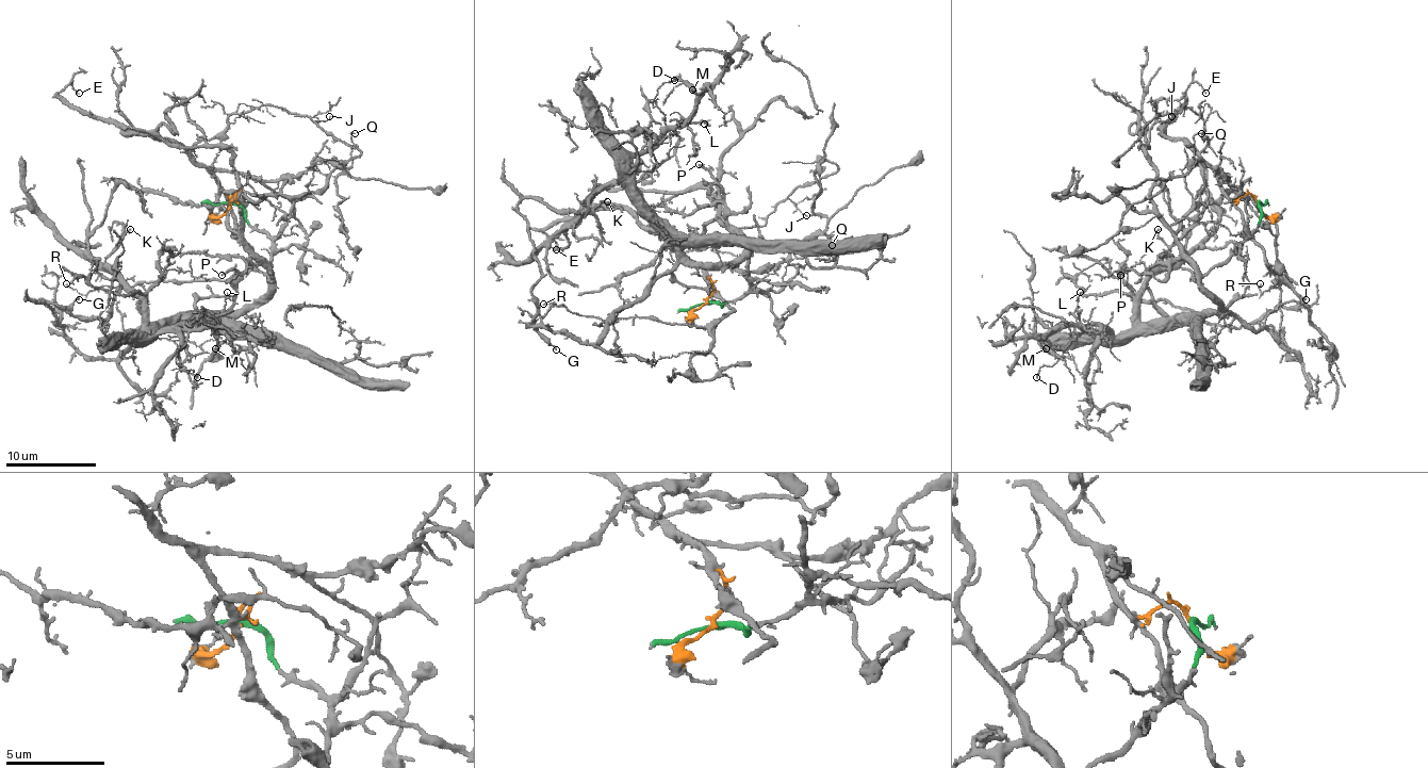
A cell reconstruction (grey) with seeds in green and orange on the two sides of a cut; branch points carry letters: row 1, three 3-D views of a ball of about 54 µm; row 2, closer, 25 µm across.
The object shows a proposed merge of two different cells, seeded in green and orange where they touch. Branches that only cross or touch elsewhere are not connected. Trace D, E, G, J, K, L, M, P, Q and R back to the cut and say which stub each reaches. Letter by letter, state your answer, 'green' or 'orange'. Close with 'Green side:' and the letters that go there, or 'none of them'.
D: green
E: orange
G: green
J: orange
K: green
L: green
M: green
P: green
Q: orange
R: orange
Green side: D, G, K, L, M, P

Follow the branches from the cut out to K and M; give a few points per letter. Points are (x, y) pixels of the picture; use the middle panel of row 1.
K: (707, 300), (748, 289), (745, 245), (693, 264), (625, 184), (581, 211), (607, 202)
M: (707, 300), (748, 289), (745, 245), (693, 264), (632, 159), (691, 113), (693, 88)

